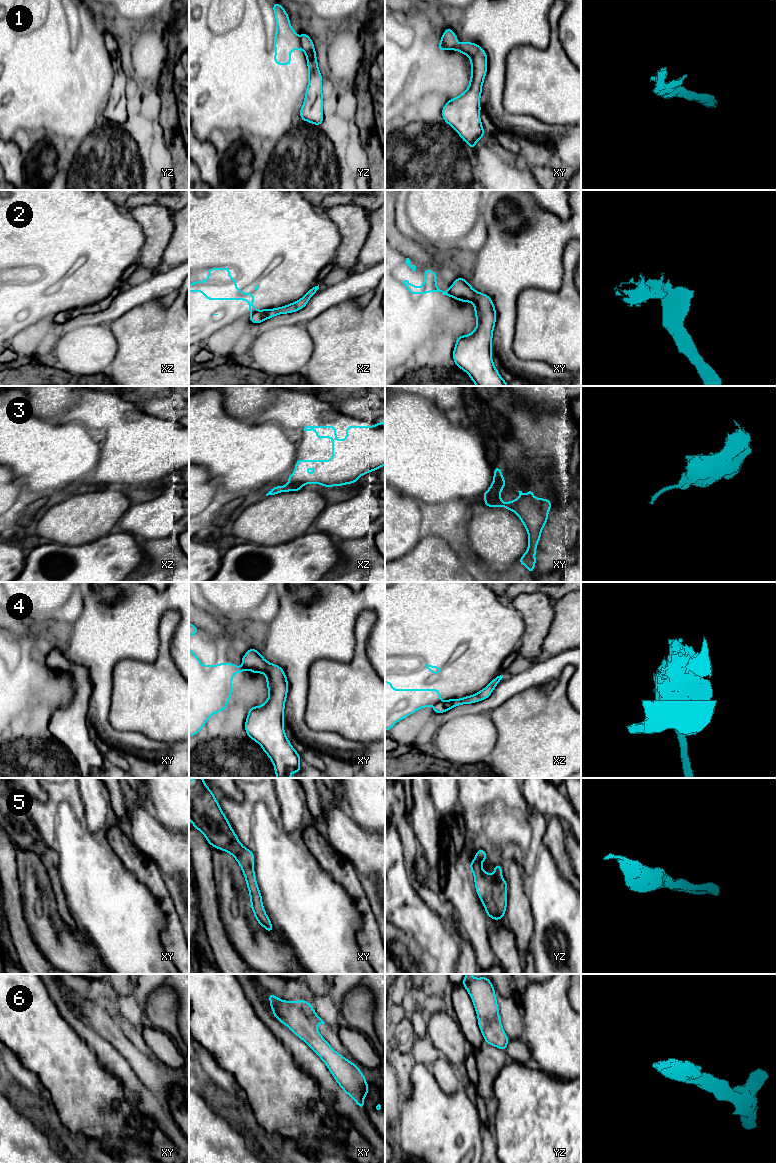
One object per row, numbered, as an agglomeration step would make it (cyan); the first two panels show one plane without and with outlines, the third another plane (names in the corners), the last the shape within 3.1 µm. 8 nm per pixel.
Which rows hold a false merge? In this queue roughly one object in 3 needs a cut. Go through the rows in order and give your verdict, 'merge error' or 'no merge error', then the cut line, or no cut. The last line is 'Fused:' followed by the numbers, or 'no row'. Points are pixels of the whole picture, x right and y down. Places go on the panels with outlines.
1: merge error; cut in yz along (299, 38), (303, 49)
2: merge error; cut in xy along (449, 289), (450, 295)
3: merge error; cut in xy along (499, 494), (495, 497), (484, 498)
4: merge error; cut in xz along (440, 700), (434, 706)
5: no merge error; no cut
6: no merge error; no cut
Fused: 1, 2, 3, 4

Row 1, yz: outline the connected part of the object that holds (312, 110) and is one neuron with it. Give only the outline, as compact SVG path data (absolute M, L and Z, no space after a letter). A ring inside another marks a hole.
M301 33L301 46L307 58L308 65L308 86L305 93L304 103L300 110L302 121L308 121L312 124L321 126L323 121L323 94L322 94L322 76L318 68L316 51L309 35Z

